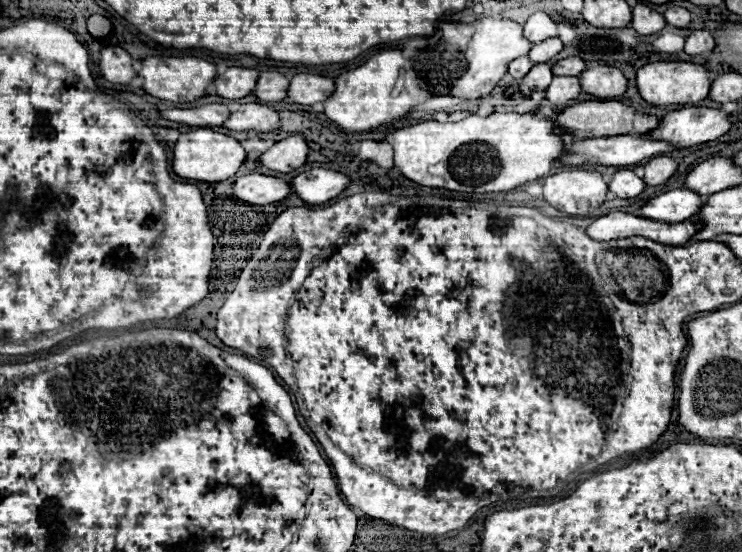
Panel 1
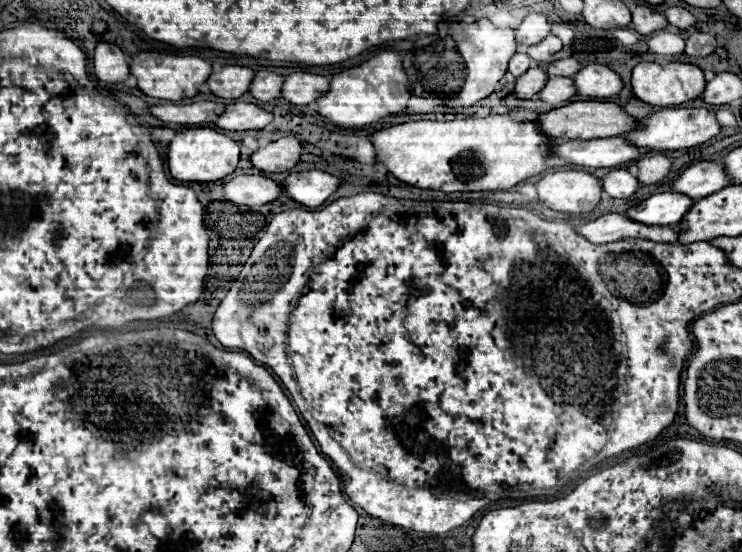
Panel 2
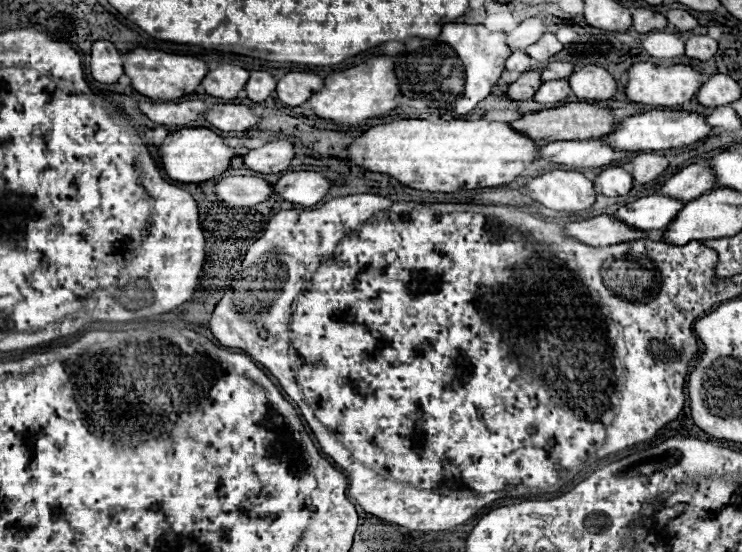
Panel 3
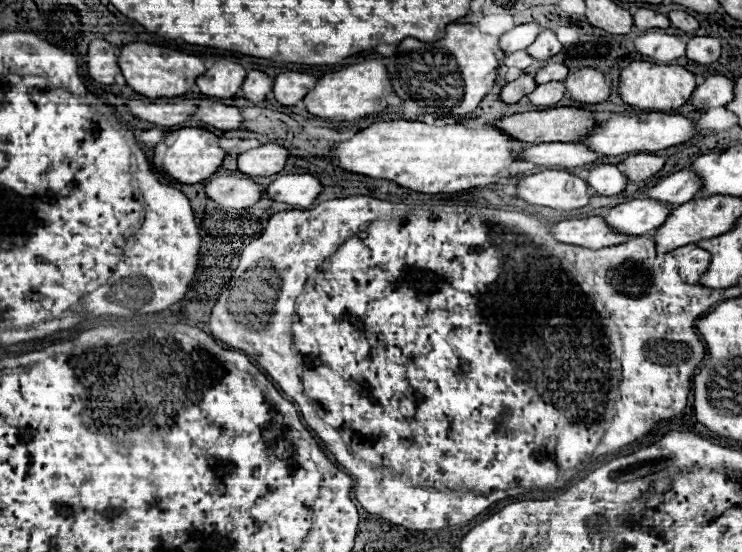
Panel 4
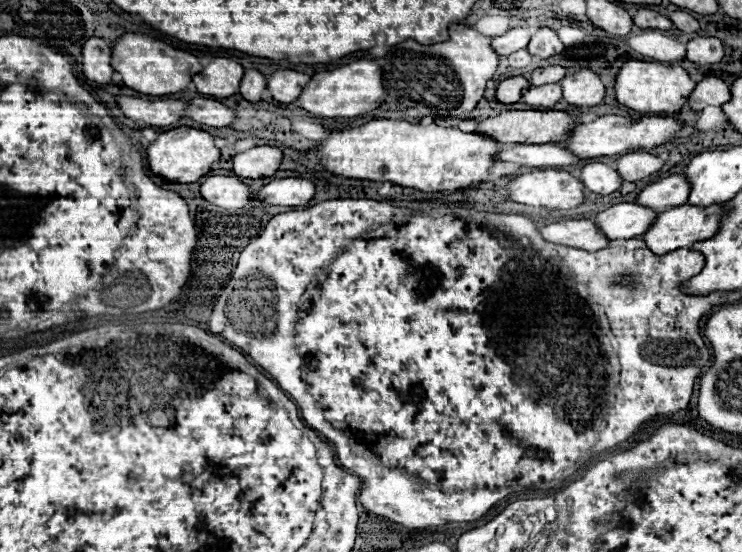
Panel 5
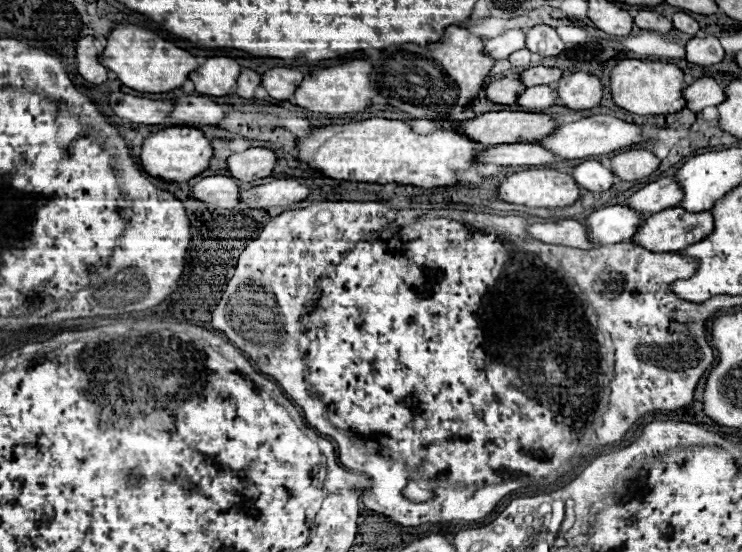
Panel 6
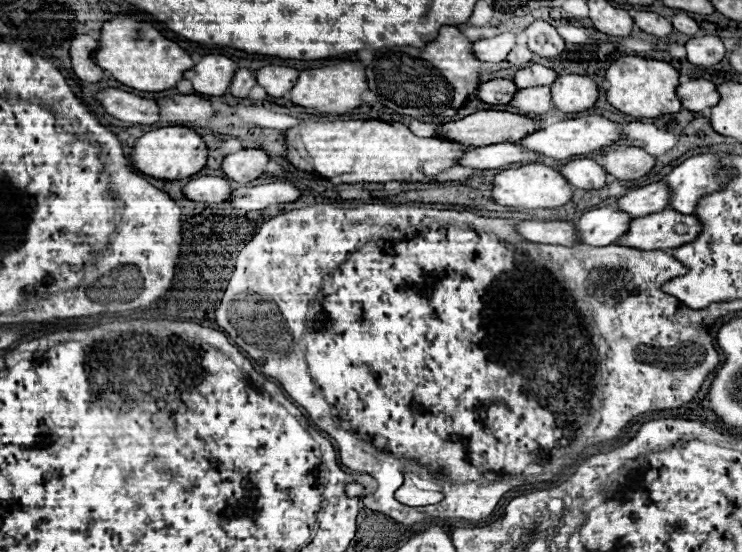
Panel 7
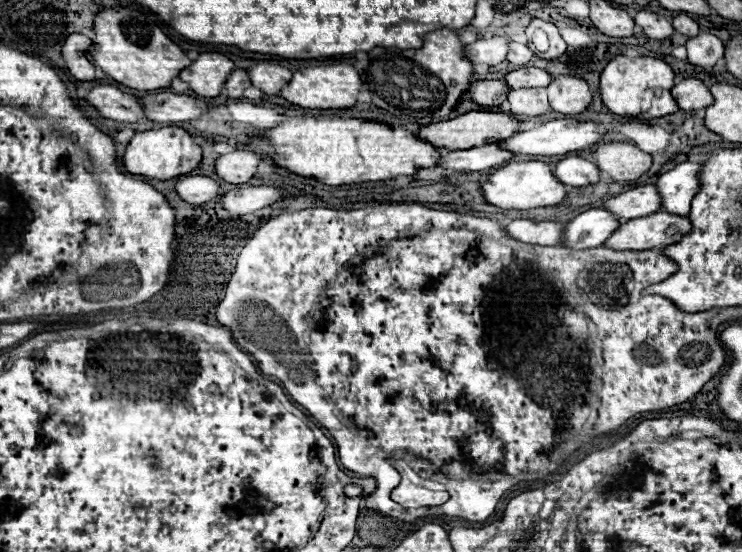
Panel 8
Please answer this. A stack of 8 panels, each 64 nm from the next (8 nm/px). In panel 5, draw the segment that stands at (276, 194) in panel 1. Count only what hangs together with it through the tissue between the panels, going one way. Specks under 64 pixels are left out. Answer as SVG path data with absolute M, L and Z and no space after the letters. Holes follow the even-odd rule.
M208 176L200 186L200 194L216 206L240 210L252 202L254 192L238 176Z

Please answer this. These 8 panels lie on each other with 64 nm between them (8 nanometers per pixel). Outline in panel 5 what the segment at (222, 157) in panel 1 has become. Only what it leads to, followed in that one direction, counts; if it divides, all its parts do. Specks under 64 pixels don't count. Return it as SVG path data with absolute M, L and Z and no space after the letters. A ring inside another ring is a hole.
M174 128L158 136L148 148L148 162L154 174L160 174L172 182L192 184L198 182L202 176L206 176L212 170L212 164L220 160L220 150L214 146L214 136L210 136L204 130L194 128Z

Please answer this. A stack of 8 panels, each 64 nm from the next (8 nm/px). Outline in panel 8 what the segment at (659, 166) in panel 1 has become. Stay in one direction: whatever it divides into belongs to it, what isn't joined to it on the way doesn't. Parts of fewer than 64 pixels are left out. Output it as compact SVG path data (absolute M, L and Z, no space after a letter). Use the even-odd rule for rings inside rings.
M624 142L598 144L594 152L596 164L602 172L612 176L616 182L628 182L640 178L652 166L652 156Z

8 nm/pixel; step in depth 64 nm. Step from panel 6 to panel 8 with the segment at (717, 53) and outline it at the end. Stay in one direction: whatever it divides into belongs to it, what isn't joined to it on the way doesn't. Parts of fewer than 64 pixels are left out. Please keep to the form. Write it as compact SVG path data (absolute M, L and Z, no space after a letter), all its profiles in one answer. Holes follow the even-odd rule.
M702 32L696 38L690 38L686 42L688 48L688 62L702 68L712 68L718 64L718 60L724 58L724 42L712 34Z

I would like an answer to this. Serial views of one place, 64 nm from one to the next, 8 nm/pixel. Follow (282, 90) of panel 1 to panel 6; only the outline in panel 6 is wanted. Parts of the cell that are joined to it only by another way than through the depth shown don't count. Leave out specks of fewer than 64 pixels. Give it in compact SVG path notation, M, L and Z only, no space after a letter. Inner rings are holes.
M242 68L240 72L240 78L238 78L238 88L236 88L236 94L246 98L246 100L252 100L254 98L254 90L260 86L260 74L256 74L254 70L250 68Z

